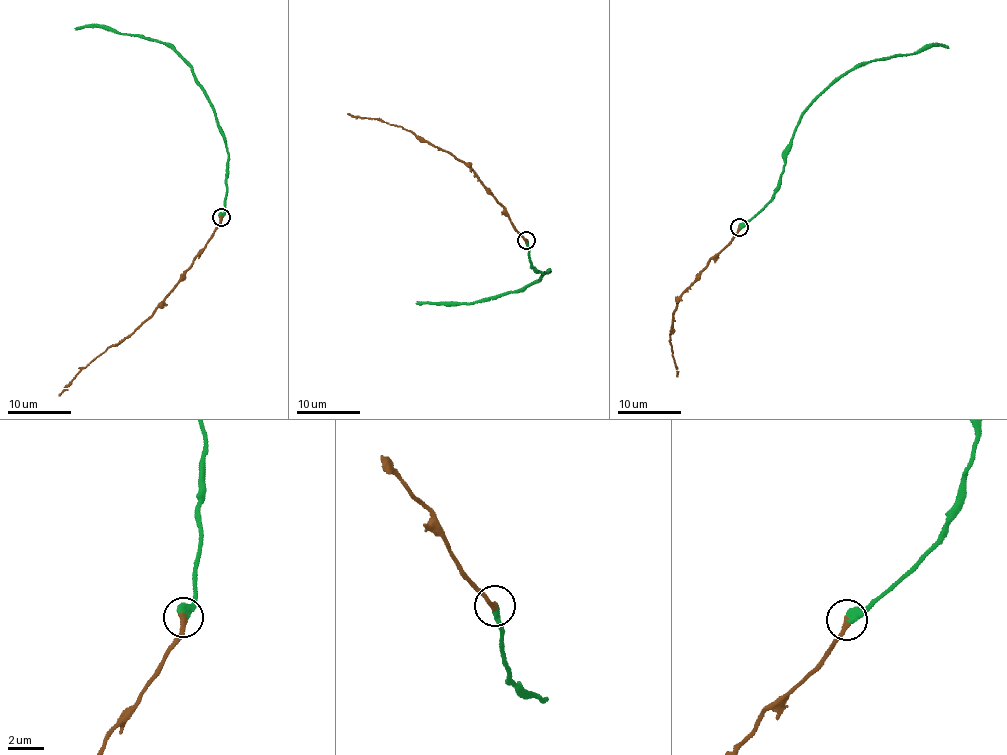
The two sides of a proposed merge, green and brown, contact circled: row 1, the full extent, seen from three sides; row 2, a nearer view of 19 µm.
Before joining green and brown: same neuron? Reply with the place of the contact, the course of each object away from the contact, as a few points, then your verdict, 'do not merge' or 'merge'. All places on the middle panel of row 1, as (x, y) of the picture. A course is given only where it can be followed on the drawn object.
at (526, 240); green runs (526, 240), (532, 267), (542, 273), (551, 271), (541, 272), (537, 281), (522, 290), (479, 301), (416, 304); brown runs (526, 240), (513, 226), (506, 209), (470, 167), (400, 127), (347, 113); merge

